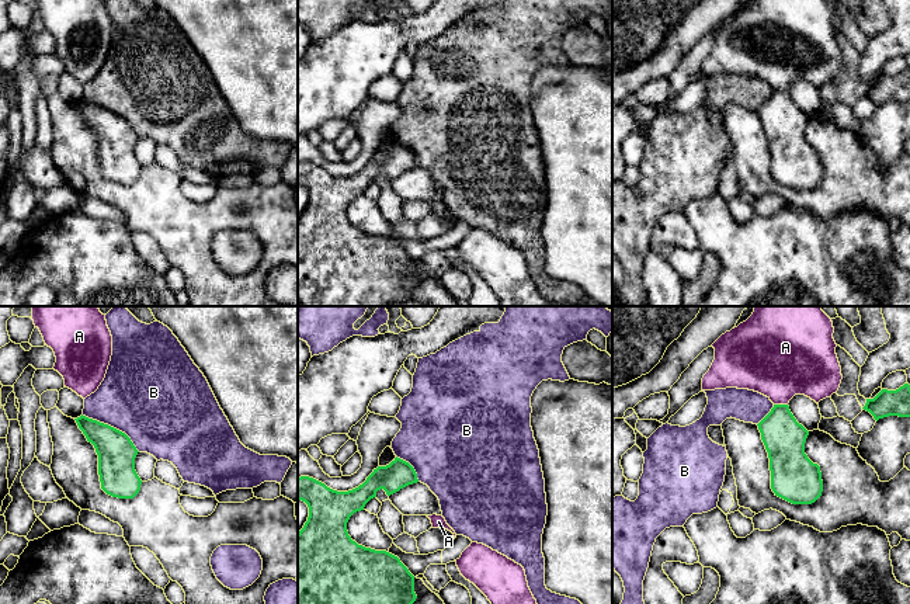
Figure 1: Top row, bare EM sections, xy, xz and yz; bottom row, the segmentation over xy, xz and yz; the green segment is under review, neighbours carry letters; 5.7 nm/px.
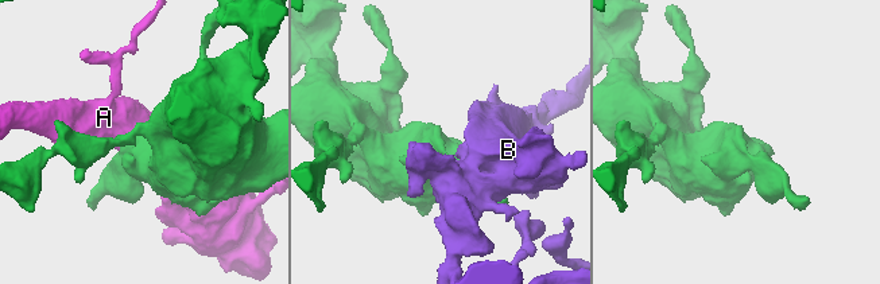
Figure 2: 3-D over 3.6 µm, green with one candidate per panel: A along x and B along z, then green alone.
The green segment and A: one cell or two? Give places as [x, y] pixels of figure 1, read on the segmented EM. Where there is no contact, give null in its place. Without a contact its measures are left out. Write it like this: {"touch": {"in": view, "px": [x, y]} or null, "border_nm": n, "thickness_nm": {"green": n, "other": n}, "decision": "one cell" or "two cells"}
{"touch": {"in": "yz", "px": [781, 405]}, "border_nm": 80, "thickness_nm": {"green": 240, "other": 420}, "decision": "two cells"}

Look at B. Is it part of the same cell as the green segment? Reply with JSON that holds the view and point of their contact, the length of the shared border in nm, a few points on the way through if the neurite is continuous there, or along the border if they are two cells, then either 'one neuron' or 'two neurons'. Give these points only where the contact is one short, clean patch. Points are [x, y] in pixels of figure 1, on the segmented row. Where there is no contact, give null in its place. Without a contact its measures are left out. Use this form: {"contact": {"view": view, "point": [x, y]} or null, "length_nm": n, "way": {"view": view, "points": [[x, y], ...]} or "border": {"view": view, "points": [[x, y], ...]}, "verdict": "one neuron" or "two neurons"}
{"contact": {"view": "xy", "point": [113, 427]}, "length_nm": 400, "verdict": "one neuron"}

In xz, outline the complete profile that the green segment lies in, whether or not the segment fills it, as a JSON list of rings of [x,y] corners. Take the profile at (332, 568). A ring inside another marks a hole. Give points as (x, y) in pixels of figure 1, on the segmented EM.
[[[507,306],[499,323],[484,323],[480,326],[479,331],[473,331],[449,343],[435,354],[418,358],[417,368],[413,375],[411,392],[402,399],[400,410],[396,414],[396,419],[402,423],[402,428],[392,441],[392,449],[396,458],[389,465],[378,466],[362,485],[348,492],[333,490],[324,483],[309,476],[298,478],[298,500],[305,501],[309,507],[308,521],[298,532],[298,604],[413,604],[416,601],[417,596],[414,593],[414,576],[400,562],[400,559],[386,551],[375,551],[358,545],[348,535],[347,523],[354,513],[364,510],[365,504],[371,499],[376,497],[378,490],[383,489],[386,494],[390,496],[417,482],[427,485],[438,497],[442,517],[456,535],[463,535],[472,542],[483,544],[524,567],[528,587],[536,600],[536,604],[581,604],[576,598],[552,593],[545,586],[542,534],[546,524],[548,504],[539,449],[531,427],[531,396],[542,381],[552,379],[565,382],[570,379],[562,362],[563,350],[573,343],[587,340],[587,334],[593,329],[608,337],[612,331],[612,312],[605,306]]]

